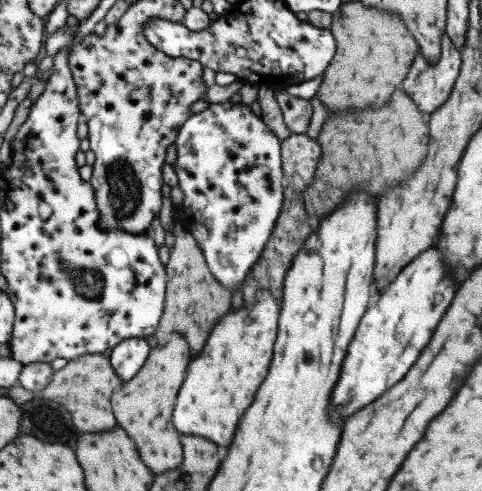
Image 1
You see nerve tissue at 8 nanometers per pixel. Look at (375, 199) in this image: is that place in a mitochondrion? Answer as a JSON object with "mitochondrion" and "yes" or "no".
{"mitochondrion":"no"}

